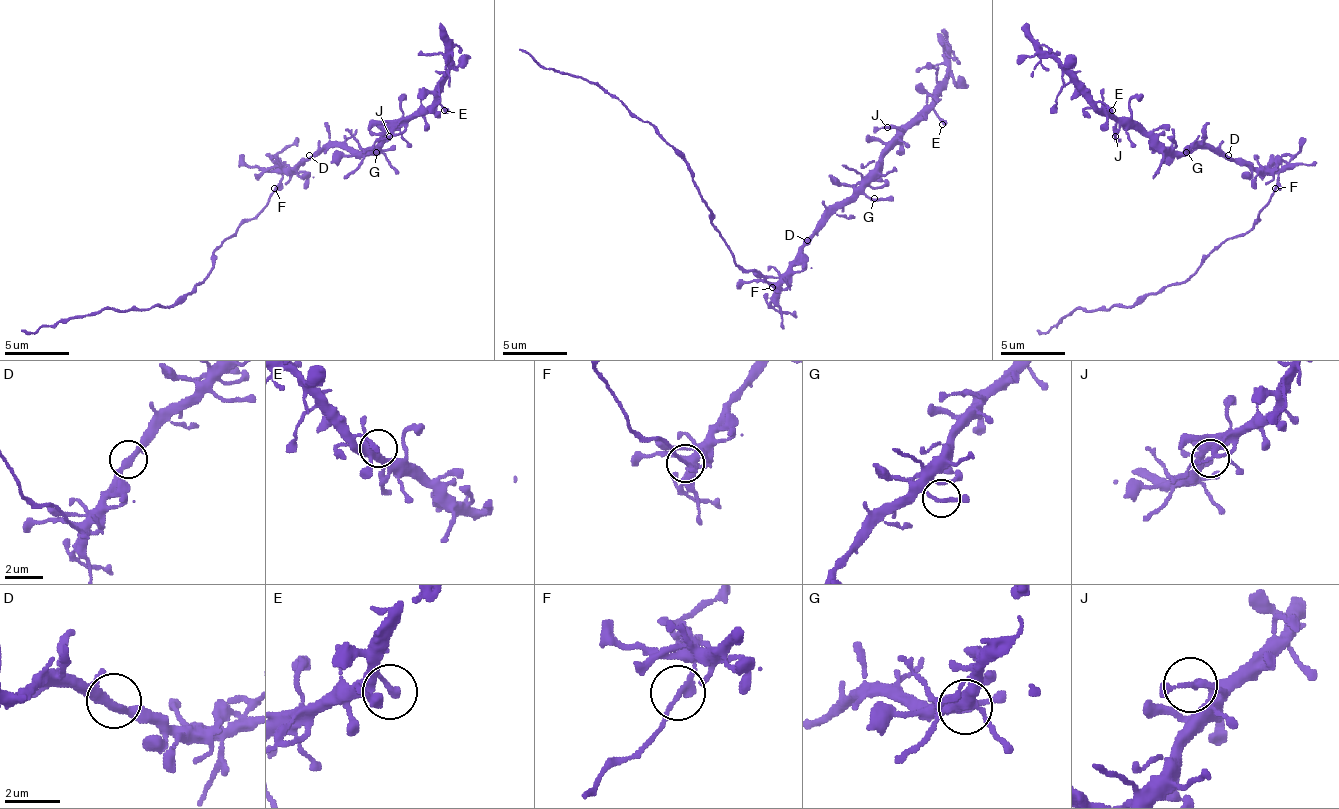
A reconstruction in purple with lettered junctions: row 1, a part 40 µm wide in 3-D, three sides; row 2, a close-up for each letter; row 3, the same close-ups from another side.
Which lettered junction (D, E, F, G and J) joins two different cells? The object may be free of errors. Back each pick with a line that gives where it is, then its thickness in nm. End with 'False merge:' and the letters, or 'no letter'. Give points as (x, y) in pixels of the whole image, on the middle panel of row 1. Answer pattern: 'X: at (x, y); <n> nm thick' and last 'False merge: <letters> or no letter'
F: at (772, 287); 200 nm thick
False merge: F

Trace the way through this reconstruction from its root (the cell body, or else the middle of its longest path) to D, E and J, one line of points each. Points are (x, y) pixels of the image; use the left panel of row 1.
D: (267, 200), (280, 181), (280, 174), (286, 174), (309, 155)
E: (267, 200), (280, 174), (299, 162), (331, 146), (367, 152), (389, 130), (405, 126), (434, 101), (444, 110)
J: (267, 200), (280, 174), (286, 174), (299, 162), (331, 146), (351, 146), (367, 152), (399, 123), (389, 136)

